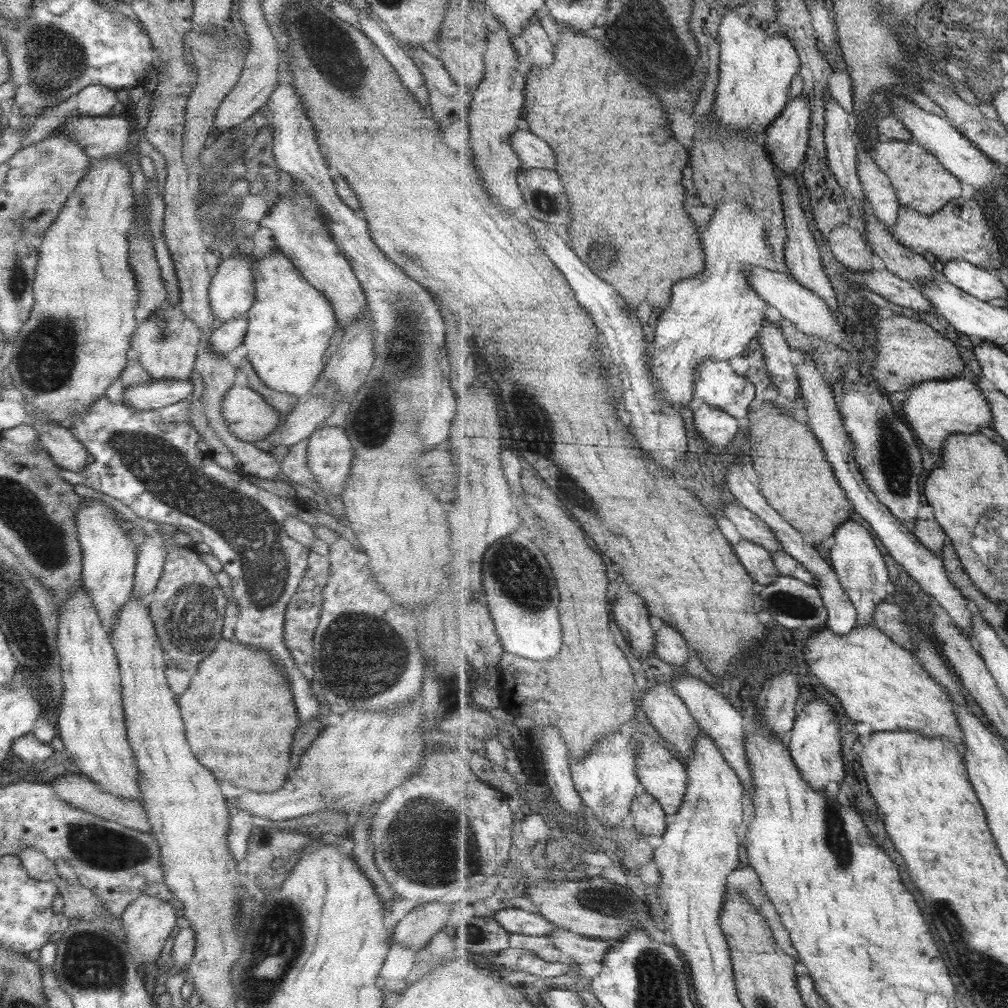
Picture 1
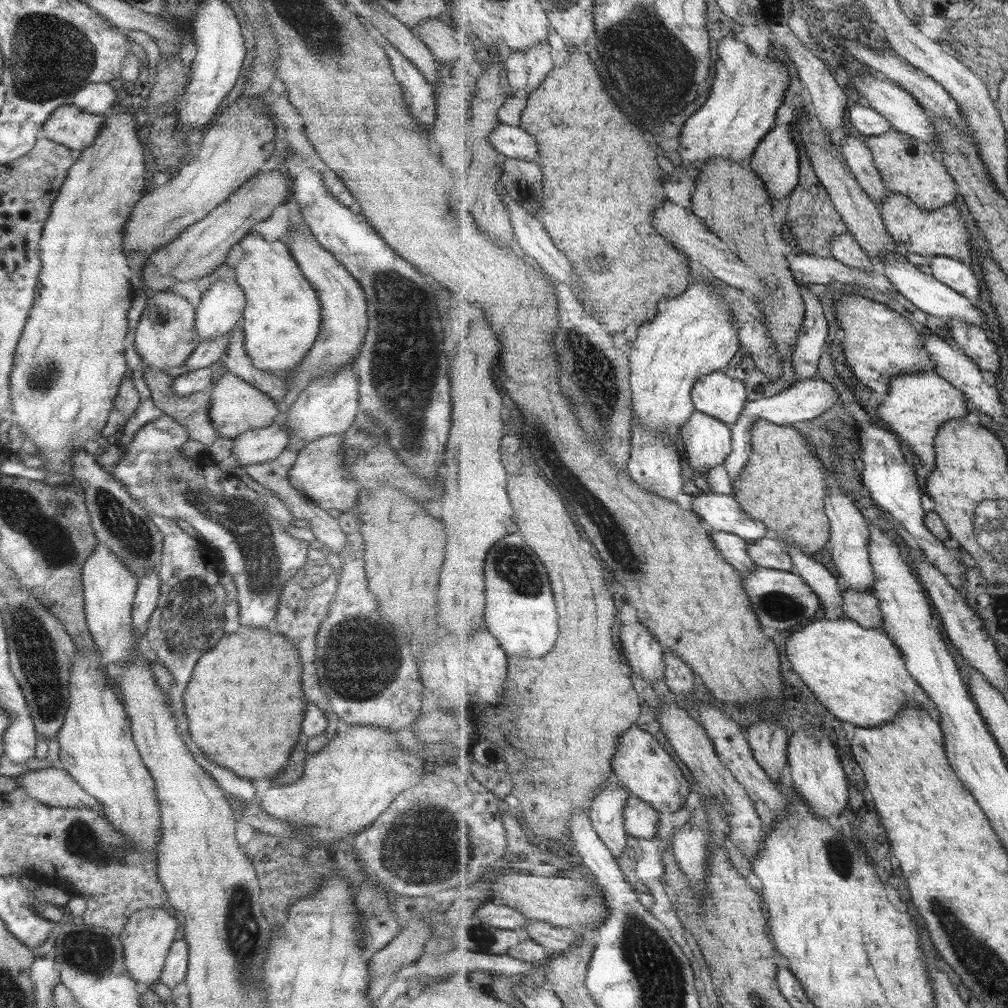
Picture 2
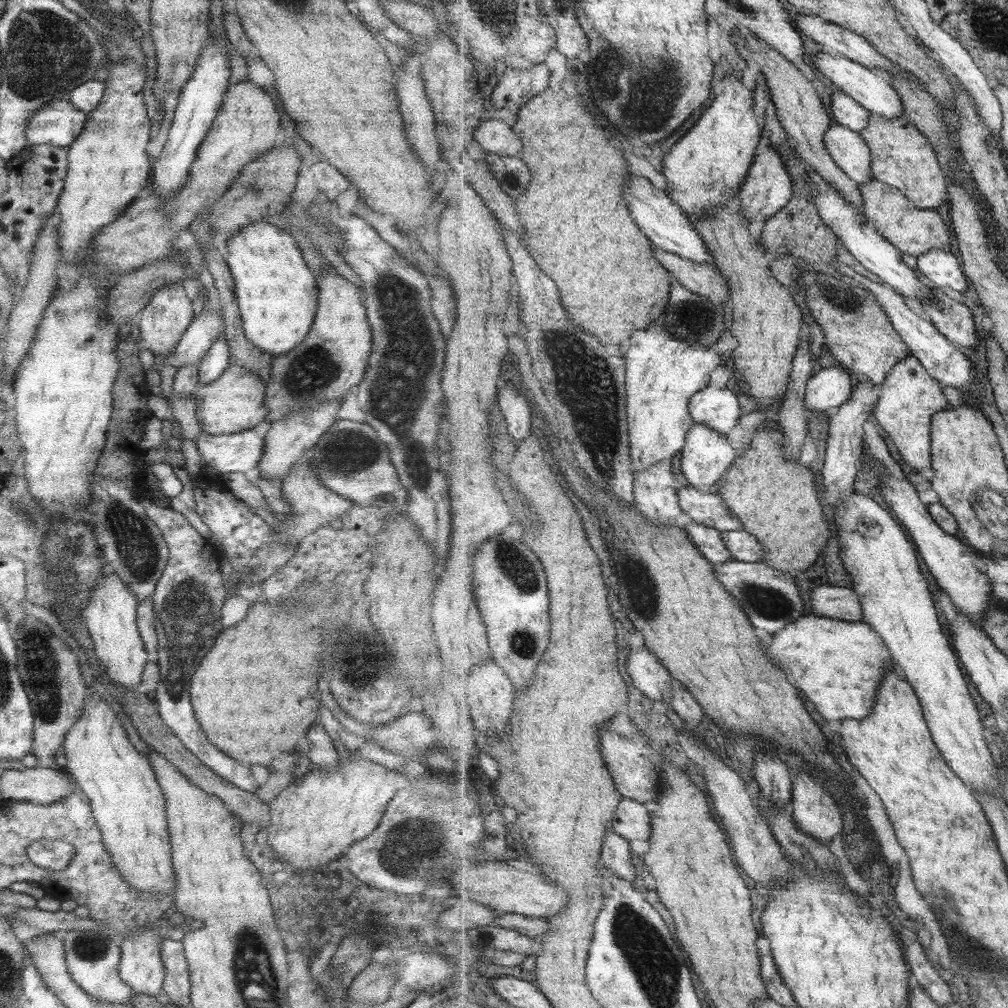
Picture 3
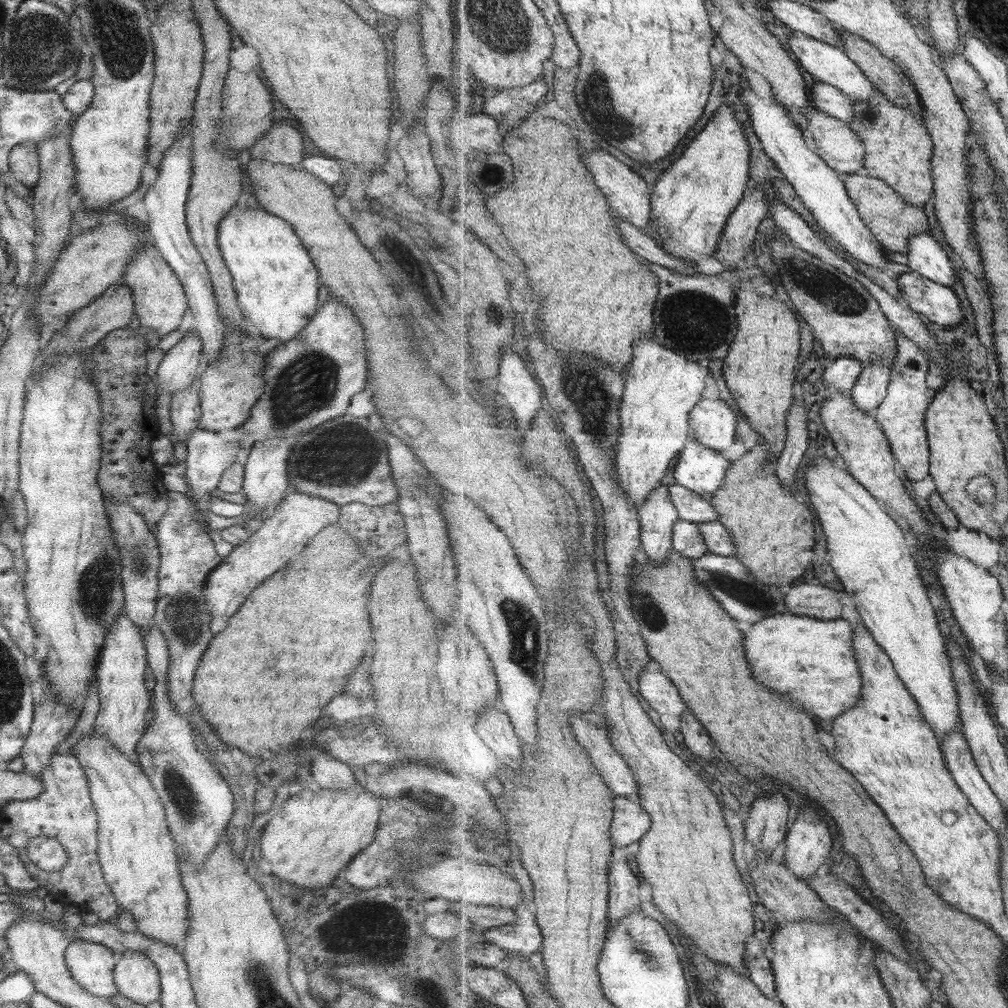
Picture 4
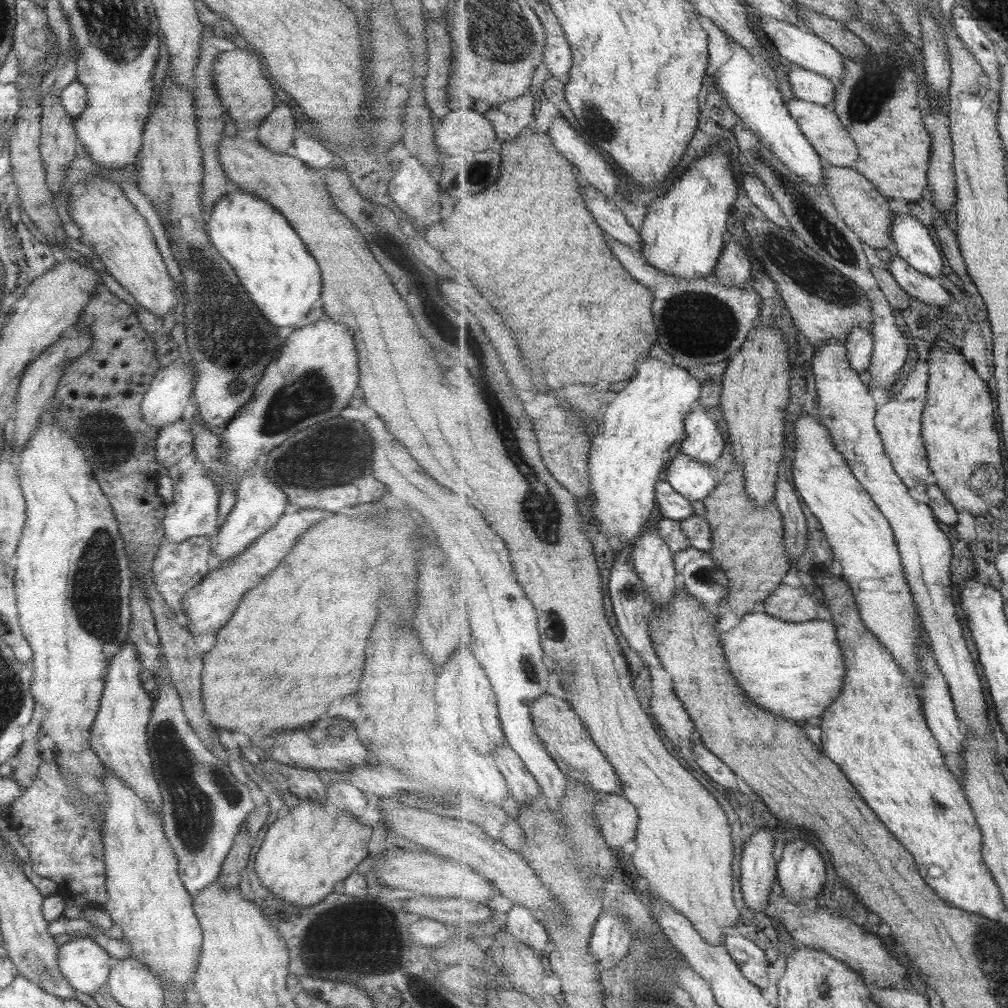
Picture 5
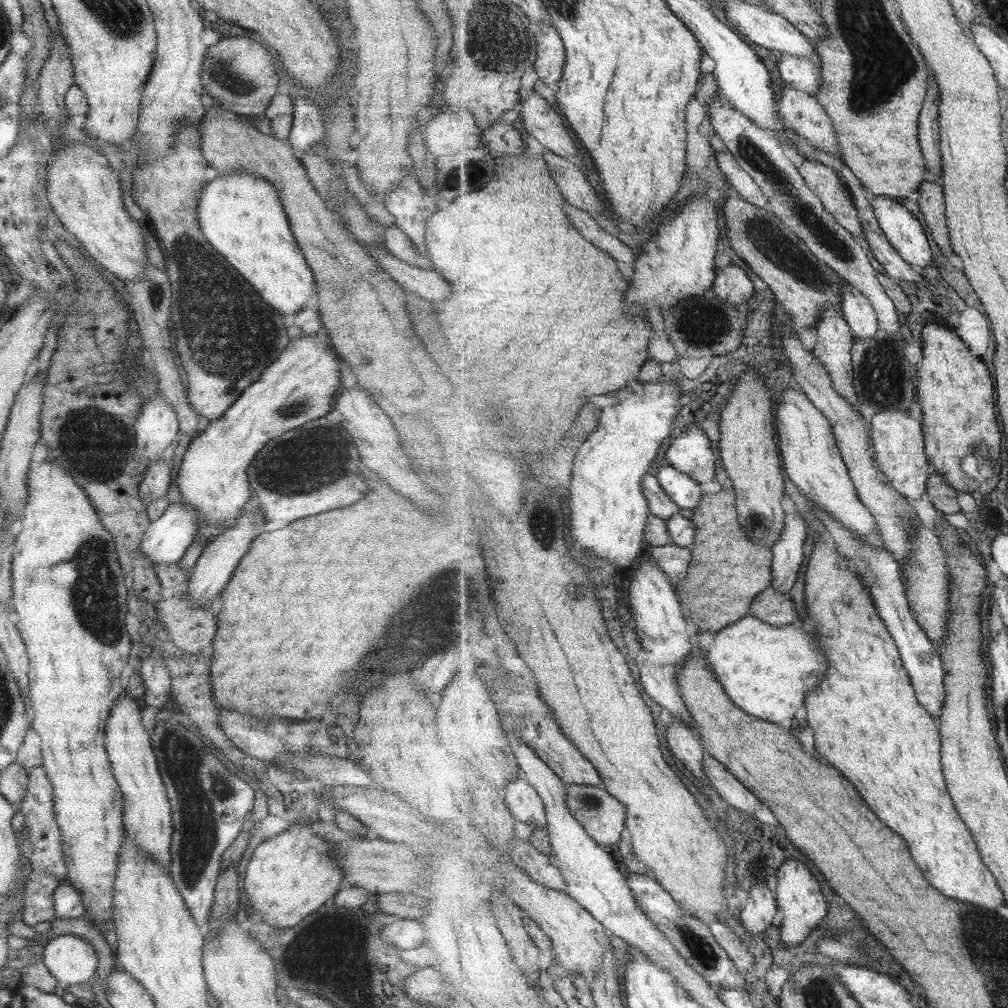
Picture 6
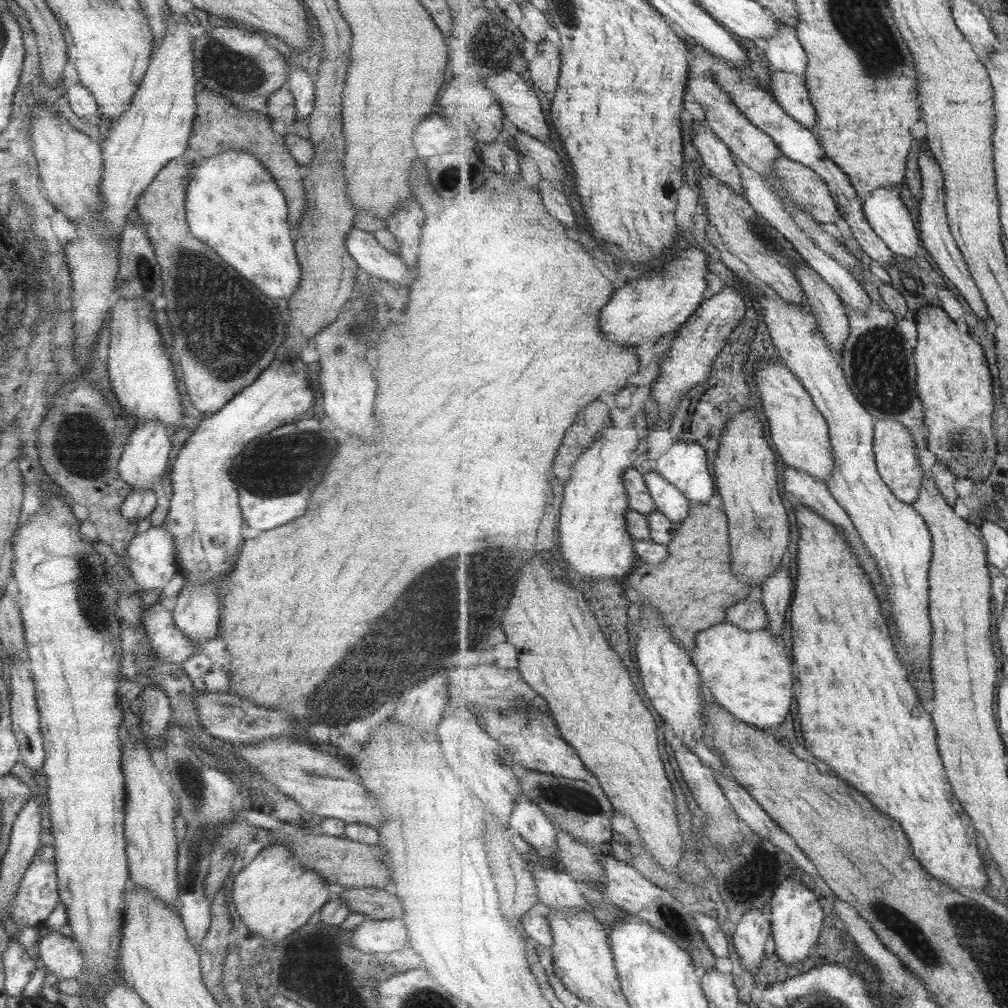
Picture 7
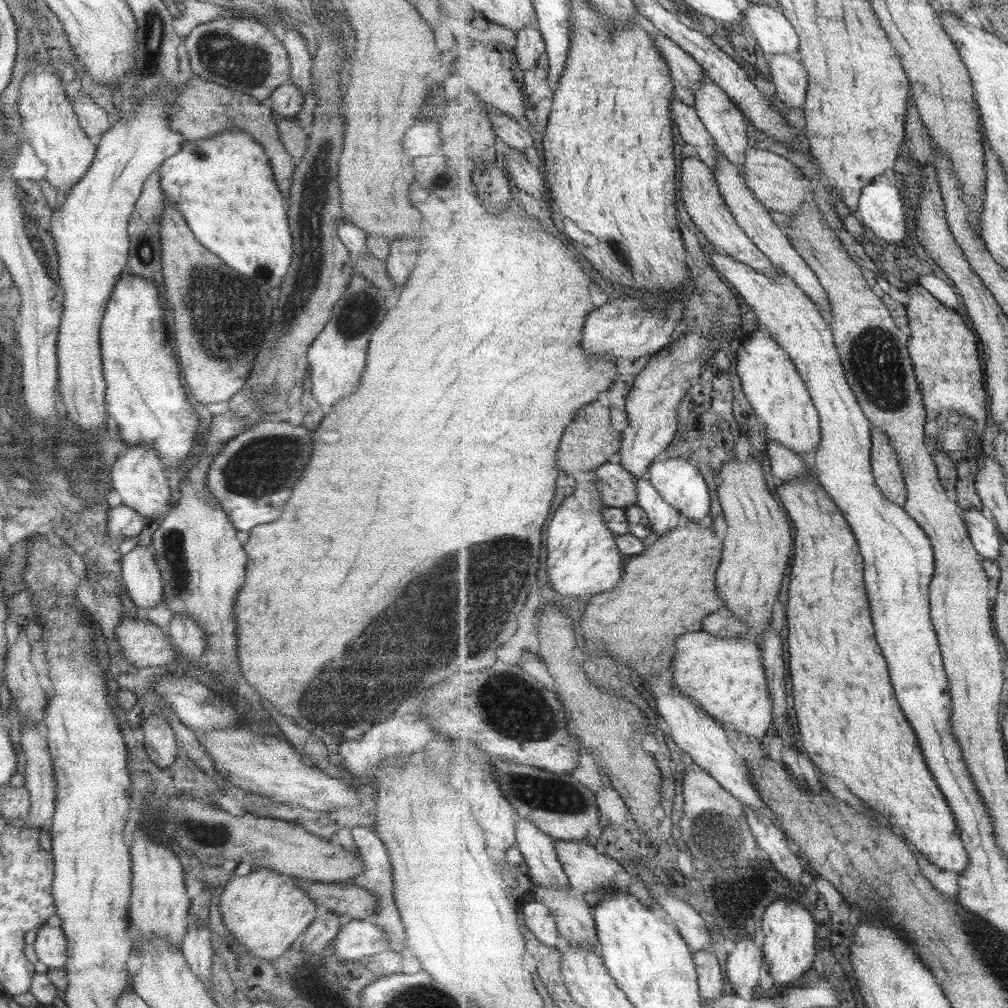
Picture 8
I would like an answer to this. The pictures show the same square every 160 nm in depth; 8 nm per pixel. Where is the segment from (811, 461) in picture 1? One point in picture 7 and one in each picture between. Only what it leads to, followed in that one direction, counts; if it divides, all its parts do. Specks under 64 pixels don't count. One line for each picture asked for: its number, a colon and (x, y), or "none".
2: (783, 484)
3: (776, 498)
4: (769, 526)
5: (748, 541)
6: (727, 571)
7: (693, 588)

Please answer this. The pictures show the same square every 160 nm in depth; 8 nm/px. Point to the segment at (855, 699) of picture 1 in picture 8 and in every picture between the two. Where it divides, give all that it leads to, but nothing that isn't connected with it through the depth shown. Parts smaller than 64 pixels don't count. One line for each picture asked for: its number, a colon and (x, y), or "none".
2: (859, 674)
3: (839, 664)
4: (812, 659)
5: (794, 669)
6: (767, 670)
7: (747, 672)
8: (726, 676)

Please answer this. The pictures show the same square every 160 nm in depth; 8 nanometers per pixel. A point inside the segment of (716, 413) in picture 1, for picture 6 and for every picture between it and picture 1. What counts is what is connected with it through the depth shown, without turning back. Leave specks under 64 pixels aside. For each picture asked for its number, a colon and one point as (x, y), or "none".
2: (708, 442)
3: (707, 456)
4: (700, 469)
5: (693, 479)
6: (687, 494)

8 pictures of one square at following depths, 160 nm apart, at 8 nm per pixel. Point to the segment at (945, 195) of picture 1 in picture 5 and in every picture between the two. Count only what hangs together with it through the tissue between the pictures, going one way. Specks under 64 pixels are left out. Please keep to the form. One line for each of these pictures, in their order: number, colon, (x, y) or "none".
2: (908, 166)
3: (902, 156)
4: (899, 150)
5: (880, 99)

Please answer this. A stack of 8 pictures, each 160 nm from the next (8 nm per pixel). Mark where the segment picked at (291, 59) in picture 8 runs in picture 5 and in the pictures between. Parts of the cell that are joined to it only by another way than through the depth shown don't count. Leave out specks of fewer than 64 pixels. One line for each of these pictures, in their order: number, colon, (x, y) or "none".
5: (308, 150)
6: (306, 129)
7: (300, 85)

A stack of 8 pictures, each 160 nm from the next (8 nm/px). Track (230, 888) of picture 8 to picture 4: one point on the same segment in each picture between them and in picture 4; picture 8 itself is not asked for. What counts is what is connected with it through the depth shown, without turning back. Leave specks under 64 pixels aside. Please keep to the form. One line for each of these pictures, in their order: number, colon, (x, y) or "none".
4: (317, 832)
5: (305, 850)
6: (289, 876)
7: (273, 896)

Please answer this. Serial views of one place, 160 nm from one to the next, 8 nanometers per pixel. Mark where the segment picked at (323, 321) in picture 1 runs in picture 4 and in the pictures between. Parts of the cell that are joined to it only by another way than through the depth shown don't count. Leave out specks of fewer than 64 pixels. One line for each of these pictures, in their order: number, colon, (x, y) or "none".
2: (280, 318)
3: (275, 293)
4: (275, 283)

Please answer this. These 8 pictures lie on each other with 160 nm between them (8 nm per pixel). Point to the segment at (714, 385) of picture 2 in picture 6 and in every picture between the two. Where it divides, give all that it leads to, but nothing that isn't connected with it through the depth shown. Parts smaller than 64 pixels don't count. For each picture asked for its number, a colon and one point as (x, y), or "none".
3: (719, 409)
4: (714, 422)
5: (703, 442)
6: (691, 454)

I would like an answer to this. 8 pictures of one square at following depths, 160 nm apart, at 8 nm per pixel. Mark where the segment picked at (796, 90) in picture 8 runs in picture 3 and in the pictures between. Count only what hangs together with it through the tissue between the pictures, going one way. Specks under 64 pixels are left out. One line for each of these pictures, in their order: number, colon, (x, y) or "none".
3: (850, 151)
4: (835, 140)
5: (821, 124)
6: (802, 113)
7: (791, 91)

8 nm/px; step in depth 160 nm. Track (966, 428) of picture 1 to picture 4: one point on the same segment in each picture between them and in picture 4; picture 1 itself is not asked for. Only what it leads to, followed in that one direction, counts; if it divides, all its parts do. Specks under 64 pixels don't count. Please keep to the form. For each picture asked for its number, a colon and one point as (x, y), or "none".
2: (917, 405)
3: (910, 396)
4: (902, 415)

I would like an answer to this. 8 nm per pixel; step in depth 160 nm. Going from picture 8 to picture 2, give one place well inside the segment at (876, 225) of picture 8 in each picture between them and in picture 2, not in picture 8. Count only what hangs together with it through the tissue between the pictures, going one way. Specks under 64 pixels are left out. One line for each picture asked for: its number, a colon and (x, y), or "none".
2: (960, 276)
3: (943, 269)
4: (926, 256)
5: (913, 241)
6: (904, 231)
7: (886, 212)

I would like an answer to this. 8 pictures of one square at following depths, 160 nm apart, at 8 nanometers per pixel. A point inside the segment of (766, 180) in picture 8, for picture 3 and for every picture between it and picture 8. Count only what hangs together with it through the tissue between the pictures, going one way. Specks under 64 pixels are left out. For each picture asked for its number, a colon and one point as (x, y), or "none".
3: (913, 230)
4: (892, 220)
5: (868, 212)
6: (826, 183)
7: (812, 193)

